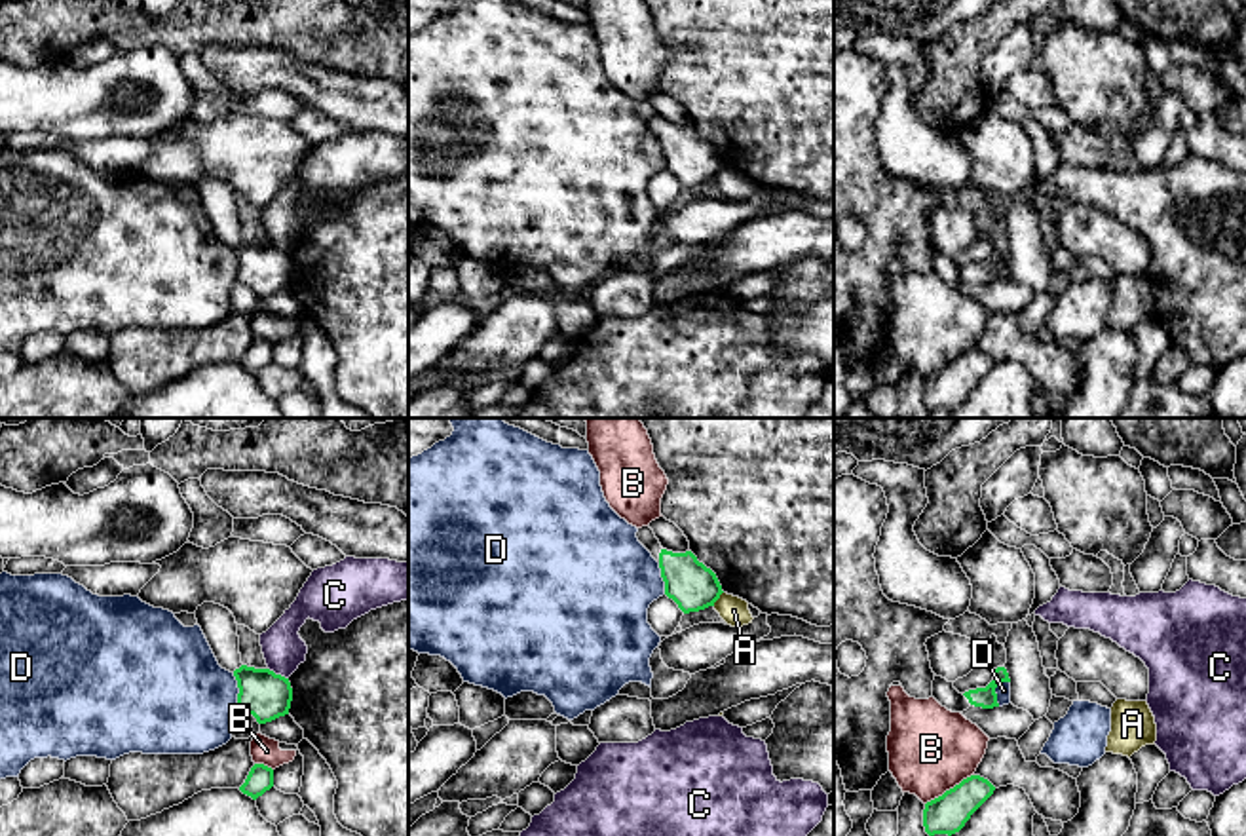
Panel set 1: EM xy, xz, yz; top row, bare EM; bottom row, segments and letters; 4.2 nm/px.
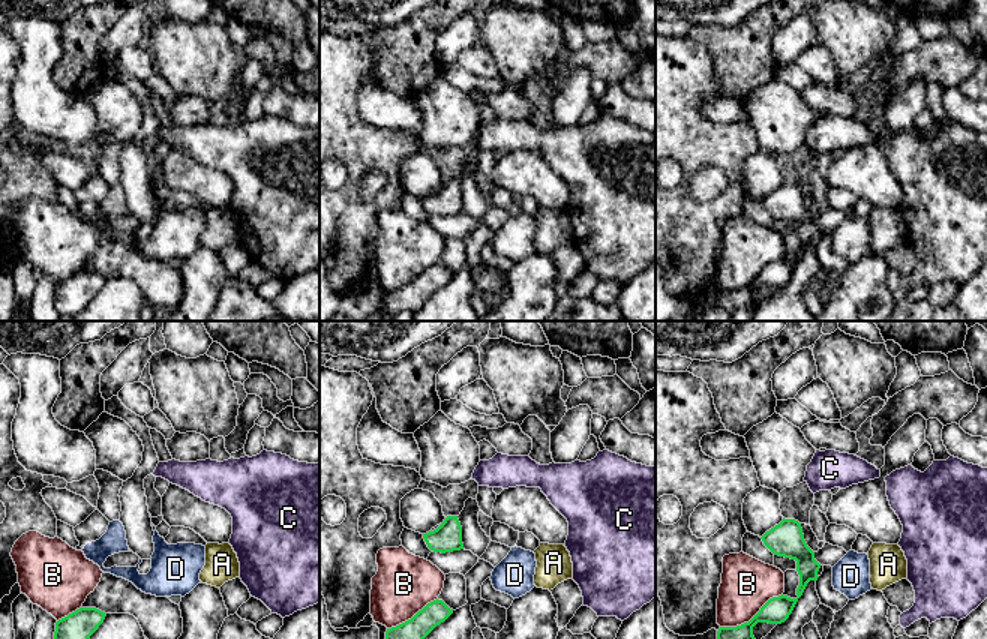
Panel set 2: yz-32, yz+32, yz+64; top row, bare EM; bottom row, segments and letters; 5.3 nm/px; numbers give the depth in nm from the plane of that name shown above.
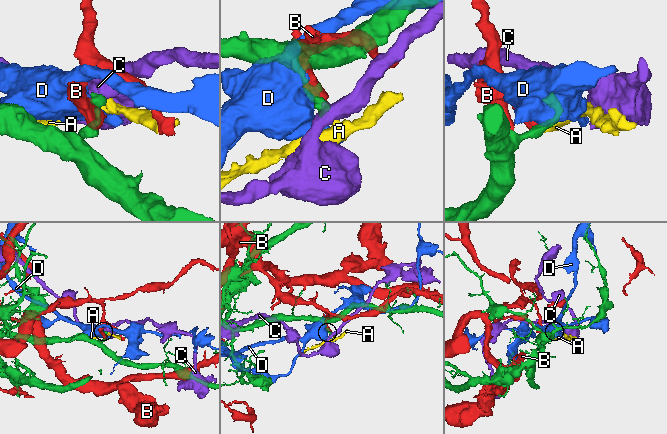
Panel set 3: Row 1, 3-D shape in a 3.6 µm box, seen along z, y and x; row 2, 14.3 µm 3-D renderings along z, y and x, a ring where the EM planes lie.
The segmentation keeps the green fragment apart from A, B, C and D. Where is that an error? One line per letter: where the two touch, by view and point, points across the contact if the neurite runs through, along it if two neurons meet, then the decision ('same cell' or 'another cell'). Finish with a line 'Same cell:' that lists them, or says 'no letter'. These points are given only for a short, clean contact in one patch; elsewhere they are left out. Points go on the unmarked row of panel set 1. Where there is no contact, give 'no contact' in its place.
A: contact xz (718, 171); border xz (722, 166), (713, 179); another cell
B: contact yz (950, 363); another cell
C: contact xy (278, 249); border xy (268, 242), (287, 253); another cell
D: contact yz (994, 265); border yz (1009, 255), (996, 263), (998, 280); another cell
Same cell: no letter

